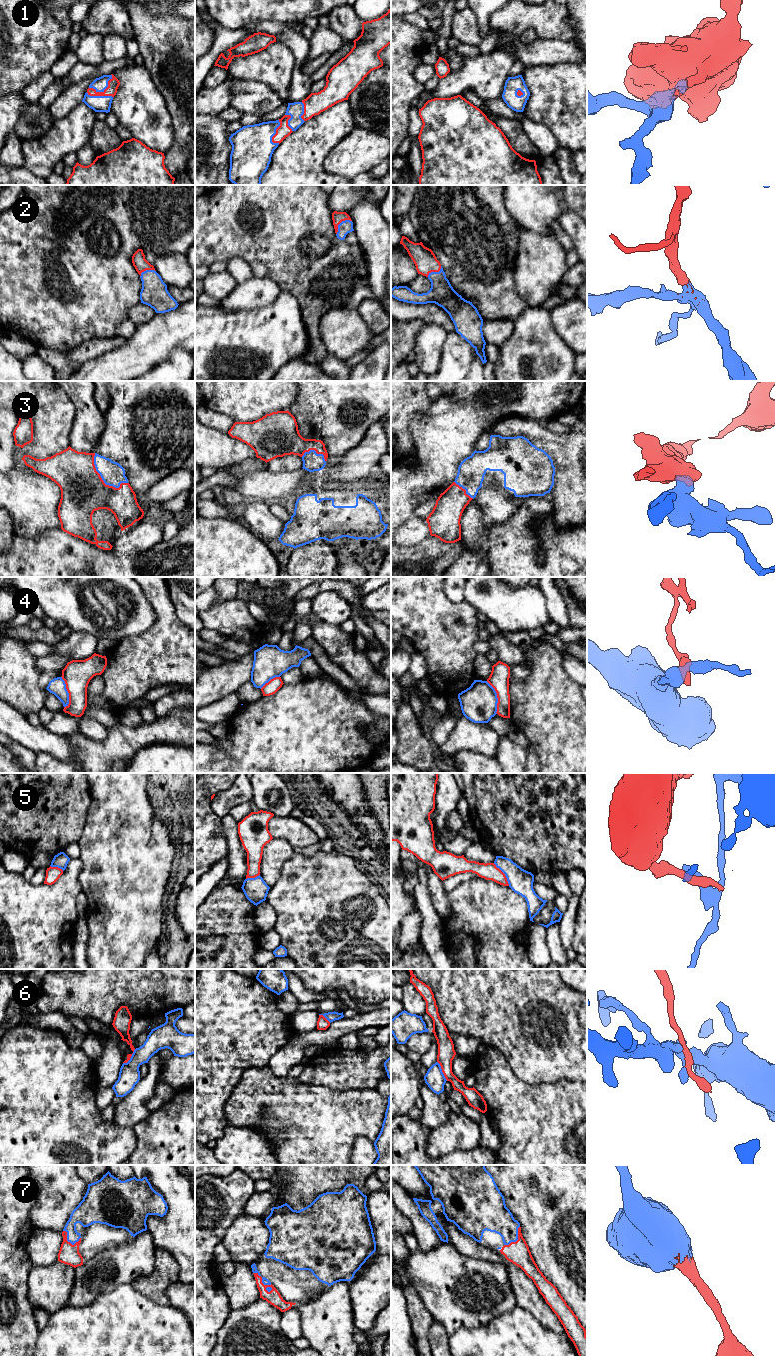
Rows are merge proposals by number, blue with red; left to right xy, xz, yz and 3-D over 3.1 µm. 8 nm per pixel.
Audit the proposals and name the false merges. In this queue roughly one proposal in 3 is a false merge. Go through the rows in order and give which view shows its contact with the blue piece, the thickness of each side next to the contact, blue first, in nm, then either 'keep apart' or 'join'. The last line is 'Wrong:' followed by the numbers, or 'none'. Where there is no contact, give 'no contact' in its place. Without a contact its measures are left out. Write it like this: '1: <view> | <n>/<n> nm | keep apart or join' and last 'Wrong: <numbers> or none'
1: xy | 110/90 nm | join
2: xz | 110/90 nm | join
3: xy | 190/360 nm | join
4: xy | 140/220 nm | join
5: yz | 190/140 nm | keep apart
6: yz | 160/140 nm | keep apart
7: xz | 60/120 nm | join
Wrong: 5, 6

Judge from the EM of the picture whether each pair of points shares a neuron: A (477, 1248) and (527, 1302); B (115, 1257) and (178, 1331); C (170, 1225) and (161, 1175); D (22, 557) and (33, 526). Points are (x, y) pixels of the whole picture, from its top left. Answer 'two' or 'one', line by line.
A: one
B: two
C: one
D: two

